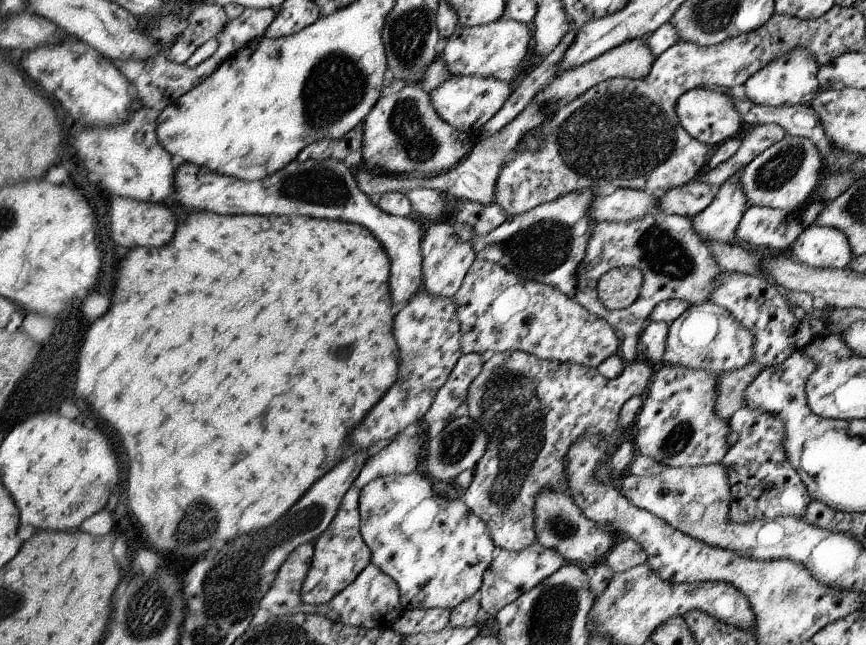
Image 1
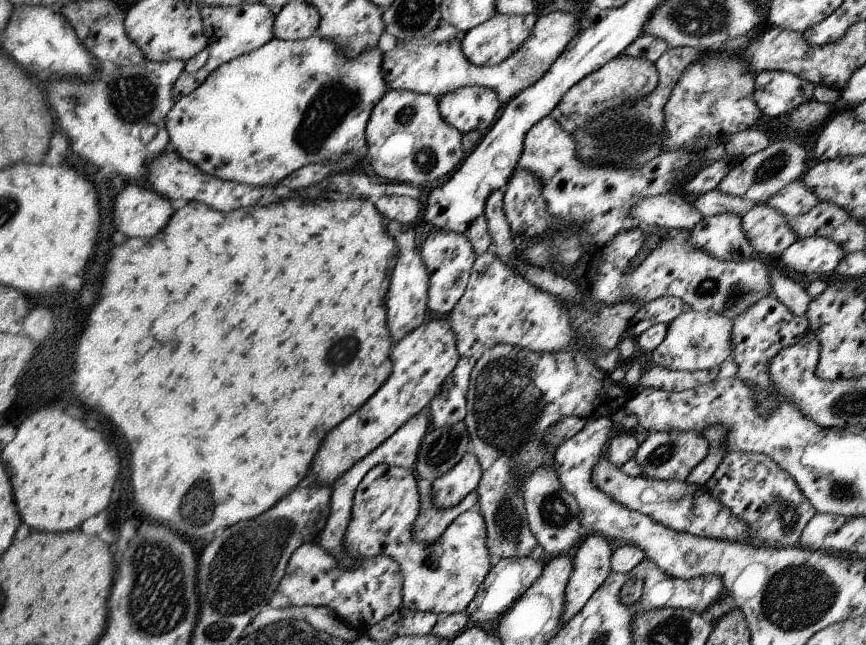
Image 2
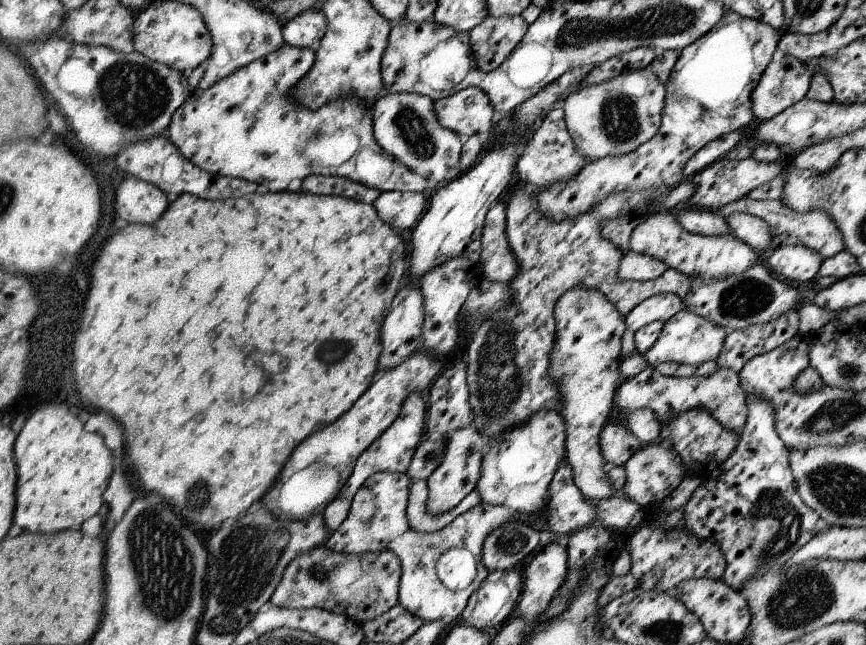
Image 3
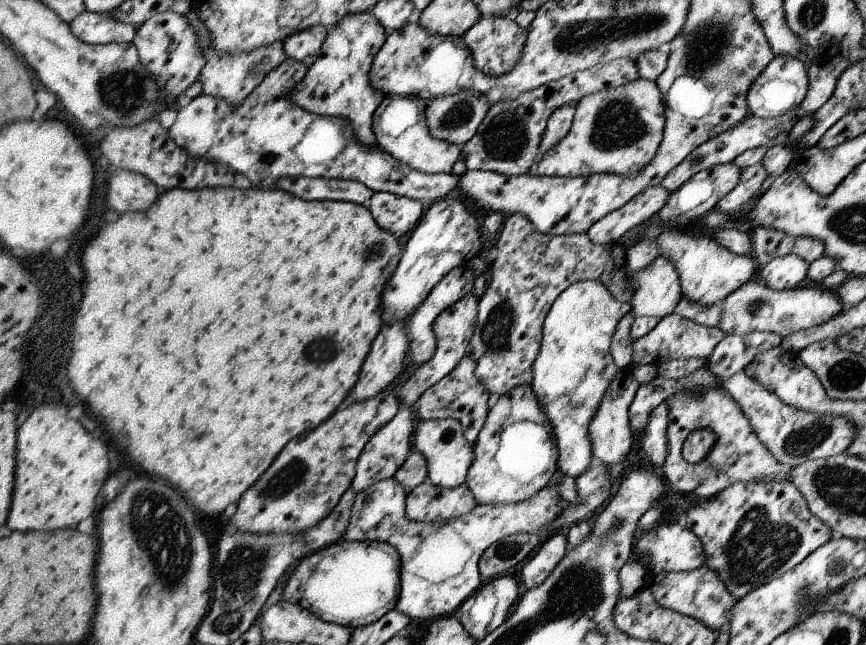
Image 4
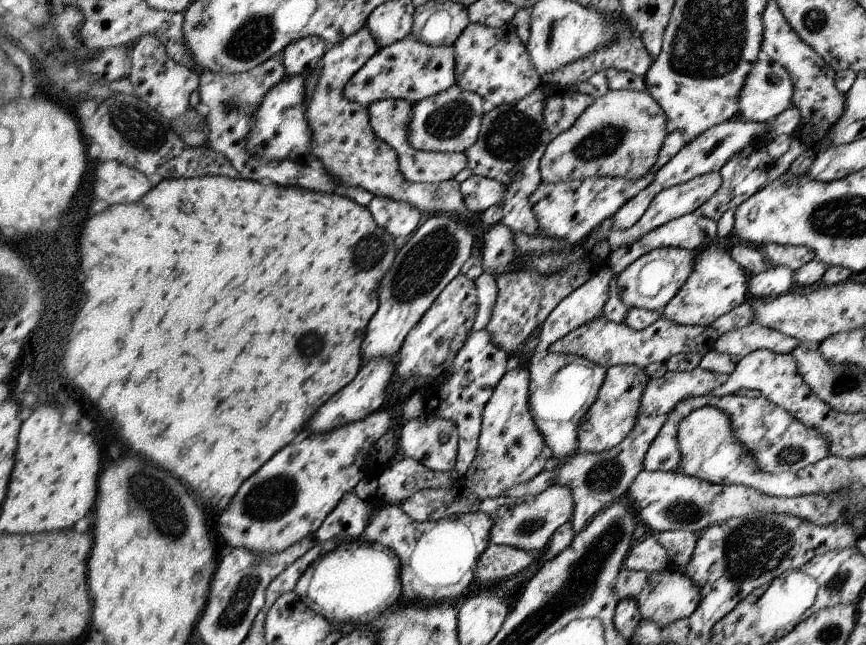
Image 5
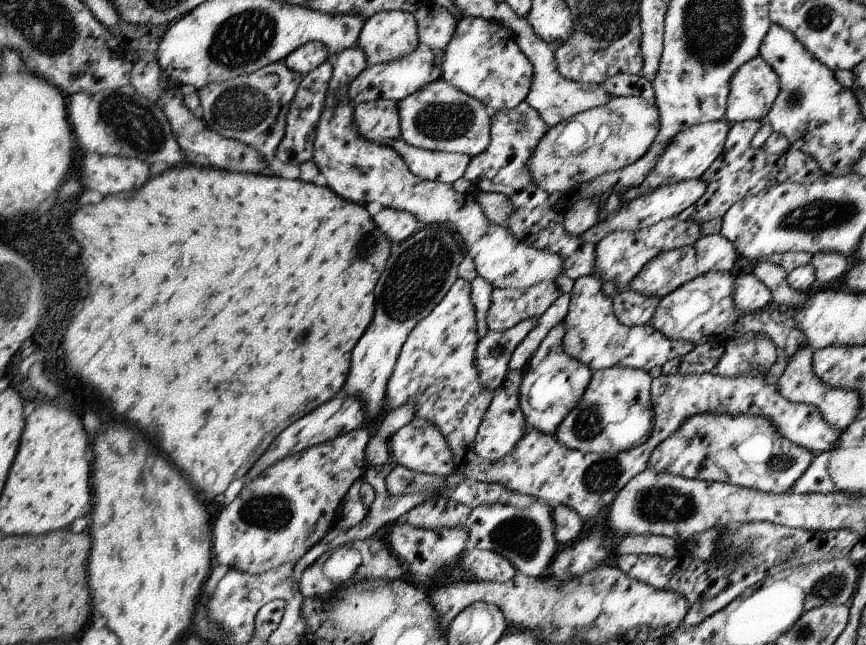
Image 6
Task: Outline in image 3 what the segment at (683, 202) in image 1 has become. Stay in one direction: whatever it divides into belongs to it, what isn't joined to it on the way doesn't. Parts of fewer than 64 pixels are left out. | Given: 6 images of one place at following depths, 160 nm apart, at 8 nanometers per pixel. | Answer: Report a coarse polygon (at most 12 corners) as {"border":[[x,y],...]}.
{"border":[[742,198],[724,205],[760,217],[770,249],[810,247],[824,259],[845,249],[842,233],[820,209],[798,214],[780,200]]}

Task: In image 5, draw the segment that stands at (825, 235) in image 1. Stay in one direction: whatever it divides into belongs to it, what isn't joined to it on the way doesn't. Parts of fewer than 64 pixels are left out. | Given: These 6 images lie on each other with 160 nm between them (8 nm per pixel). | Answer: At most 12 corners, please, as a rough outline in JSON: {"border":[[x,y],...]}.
{"border":[[767,265],[752,275],[749,298],[773,299],[787,293],[795,271]]}

